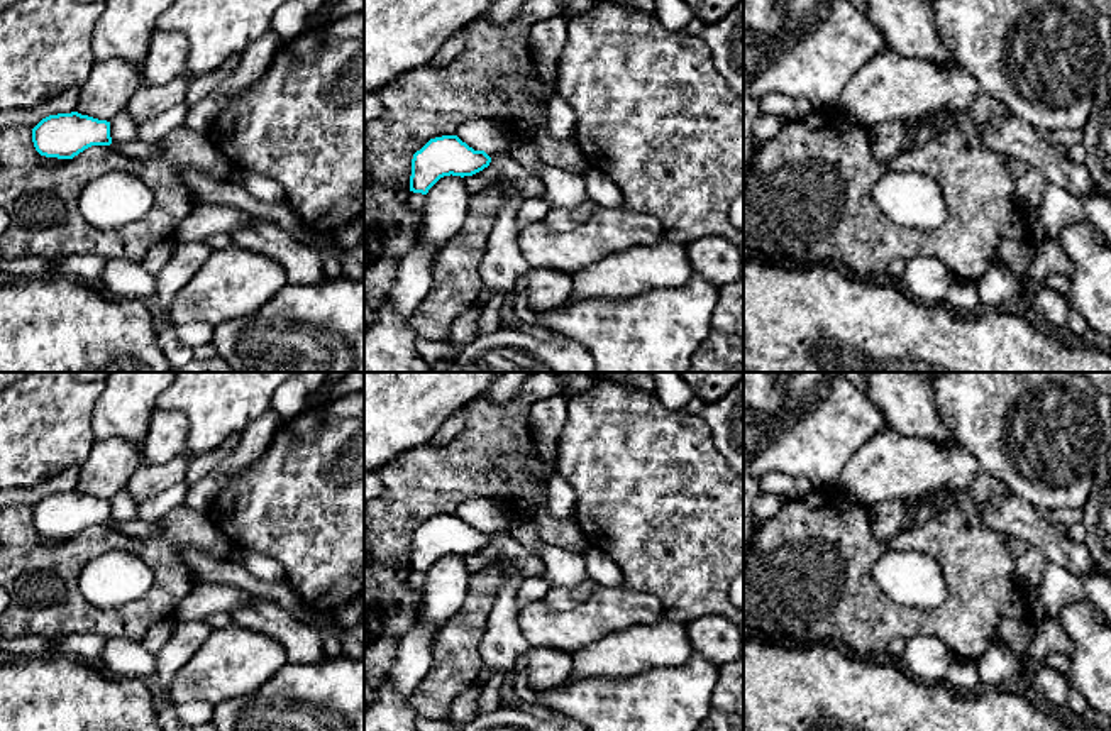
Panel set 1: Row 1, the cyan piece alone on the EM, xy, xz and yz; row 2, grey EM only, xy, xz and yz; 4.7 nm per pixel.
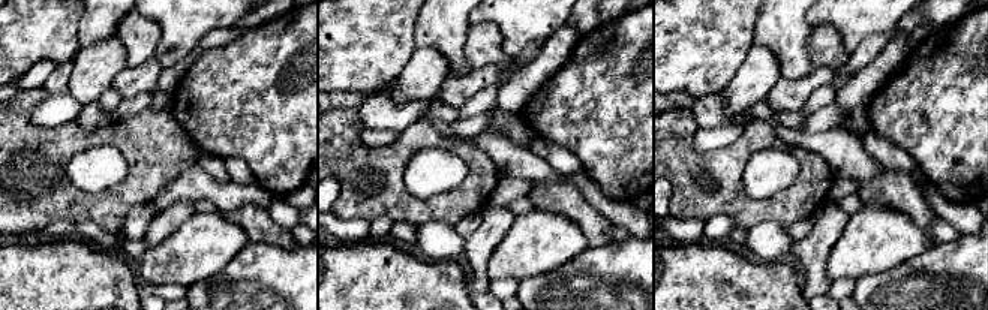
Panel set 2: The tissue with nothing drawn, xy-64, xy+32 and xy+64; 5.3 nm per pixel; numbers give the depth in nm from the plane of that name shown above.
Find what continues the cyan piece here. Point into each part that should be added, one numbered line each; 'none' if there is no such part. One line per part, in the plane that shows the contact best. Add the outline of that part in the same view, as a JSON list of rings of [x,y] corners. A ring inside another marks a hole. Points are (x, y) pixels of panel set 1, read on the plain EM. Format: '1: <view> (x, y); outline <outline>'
none

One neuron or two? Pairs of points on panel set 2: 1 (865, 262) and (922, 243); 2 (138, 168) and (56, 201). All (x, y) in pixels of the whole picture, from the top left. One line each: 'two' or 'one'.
1: one
2: one

